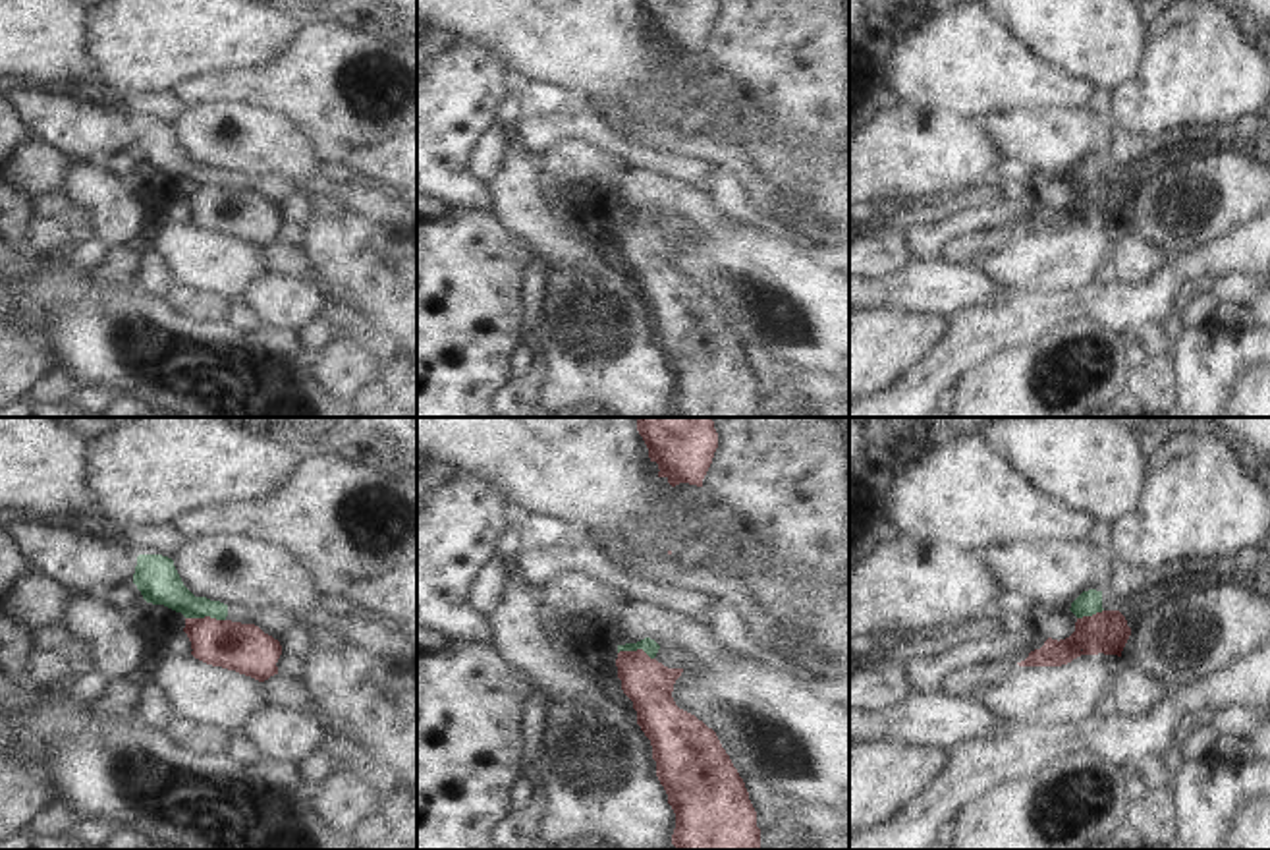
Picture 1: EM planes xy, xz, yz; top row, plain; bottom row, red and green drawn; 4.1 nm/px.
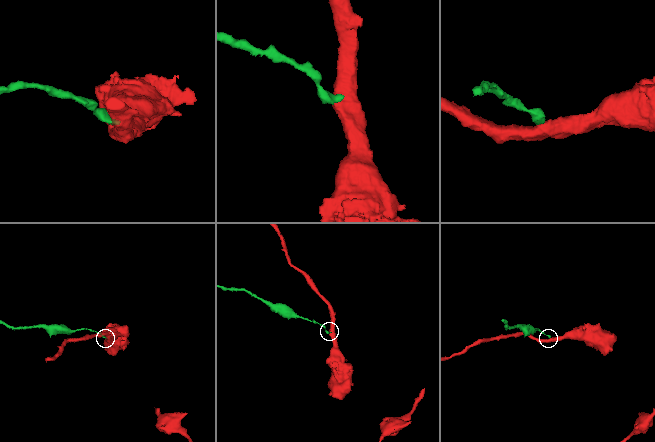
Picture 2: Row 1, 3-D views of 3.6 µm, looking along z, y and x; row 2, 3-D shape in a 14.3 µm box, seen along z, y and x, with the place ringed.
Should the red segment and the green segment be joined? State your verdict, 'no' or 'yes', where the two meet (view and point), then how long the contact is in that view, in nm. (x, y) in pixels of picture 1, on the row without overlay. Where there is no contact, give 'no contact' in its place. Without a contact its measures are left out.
no | xy (205, 184) | 170 nm

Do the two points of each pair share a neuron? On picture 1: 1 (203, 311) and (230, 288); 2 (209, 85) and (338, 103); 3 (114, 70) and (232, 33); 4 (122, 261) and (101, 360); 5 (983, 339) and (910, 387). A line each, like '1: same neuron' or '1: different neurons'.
1: different neurons
2: same neuron
3: same neuron
4: different neurons
5: same neuron

